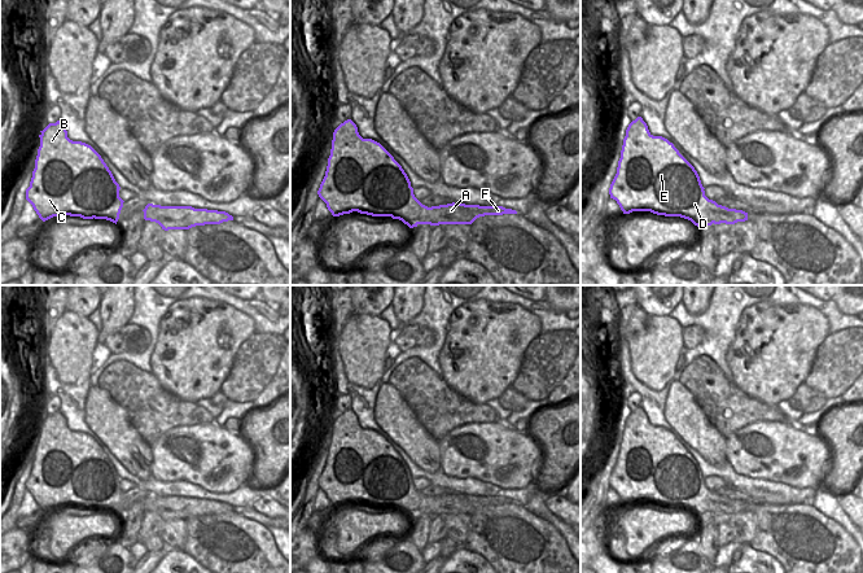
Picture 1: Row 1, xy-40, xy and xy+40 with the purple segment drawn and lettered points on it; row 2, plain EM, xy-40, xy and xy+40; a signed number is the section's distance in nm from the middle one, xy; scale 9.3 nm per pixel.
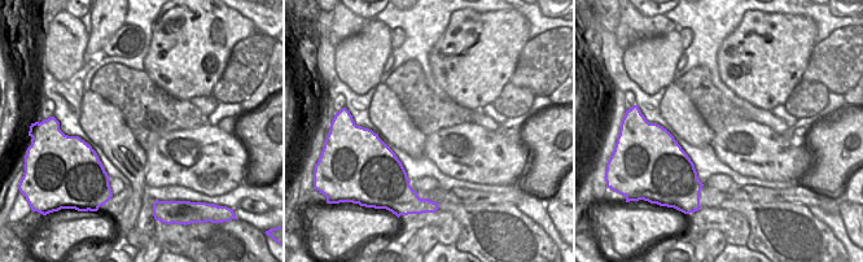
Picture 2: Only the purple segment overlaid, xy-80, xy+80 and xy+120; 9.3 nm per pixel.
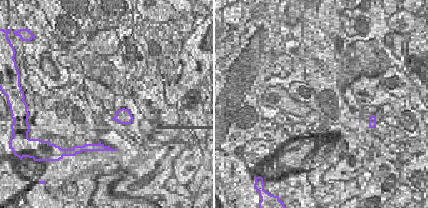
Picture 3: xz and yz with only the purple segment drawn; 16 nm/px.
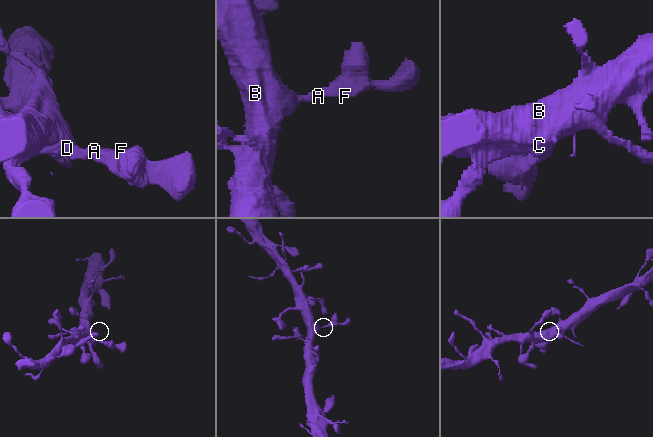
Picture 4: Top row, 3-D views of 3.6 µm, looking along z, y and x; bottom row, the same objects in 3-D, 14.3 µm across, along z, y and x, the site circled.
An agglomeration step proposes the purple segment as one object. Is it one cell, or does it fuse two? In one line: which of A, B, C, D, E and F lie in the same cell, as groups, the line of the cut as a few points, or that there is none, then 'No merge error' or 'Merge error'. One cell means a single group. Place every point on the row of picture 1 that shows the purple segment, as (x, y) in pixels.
Groups: A F / B C D E. Split along xy+40 (722, 206), (715, 208), (710, 213), (709, 222). Merge error

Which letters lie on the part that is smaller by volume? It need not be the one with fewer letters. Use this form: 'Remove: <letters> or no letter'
Remove: A, F

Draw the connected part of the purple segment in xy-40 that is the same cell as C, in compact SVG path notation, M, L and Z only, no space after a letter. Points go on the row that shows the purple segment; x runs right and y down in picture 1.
M60 121L39 135L40 146L26 200L39 218L80 216L117 224L123 200L119 184L101 156L88 144L73 141Z

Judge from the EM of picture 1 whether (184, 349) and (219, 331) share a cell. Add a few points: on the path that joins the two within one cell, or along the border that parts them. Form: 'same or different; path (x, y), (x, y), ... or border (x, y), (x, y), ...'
same; path (193, 345), (210, 332)

